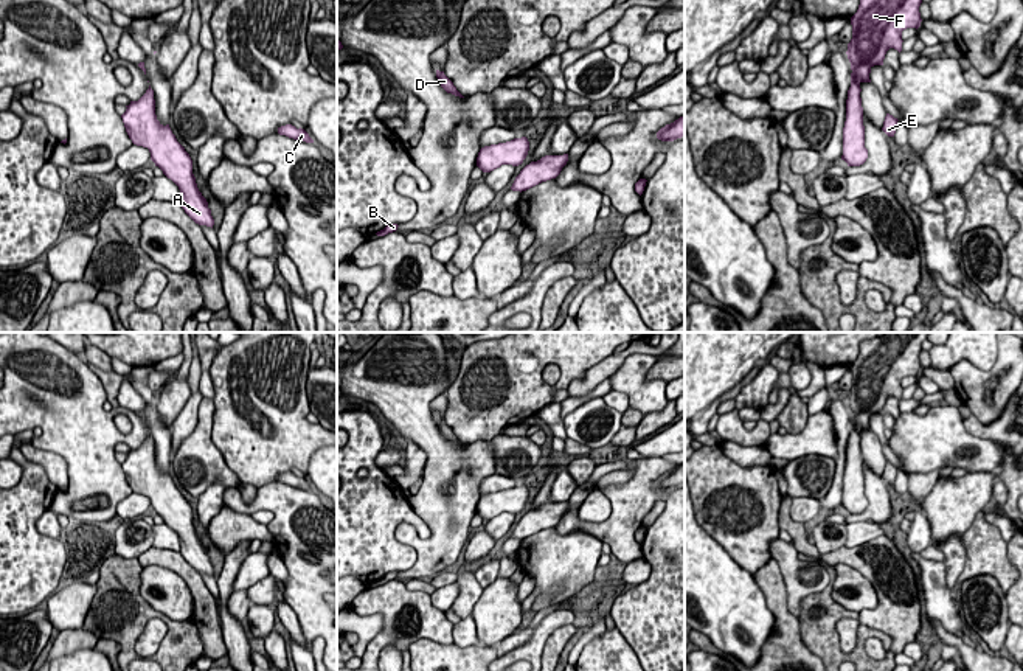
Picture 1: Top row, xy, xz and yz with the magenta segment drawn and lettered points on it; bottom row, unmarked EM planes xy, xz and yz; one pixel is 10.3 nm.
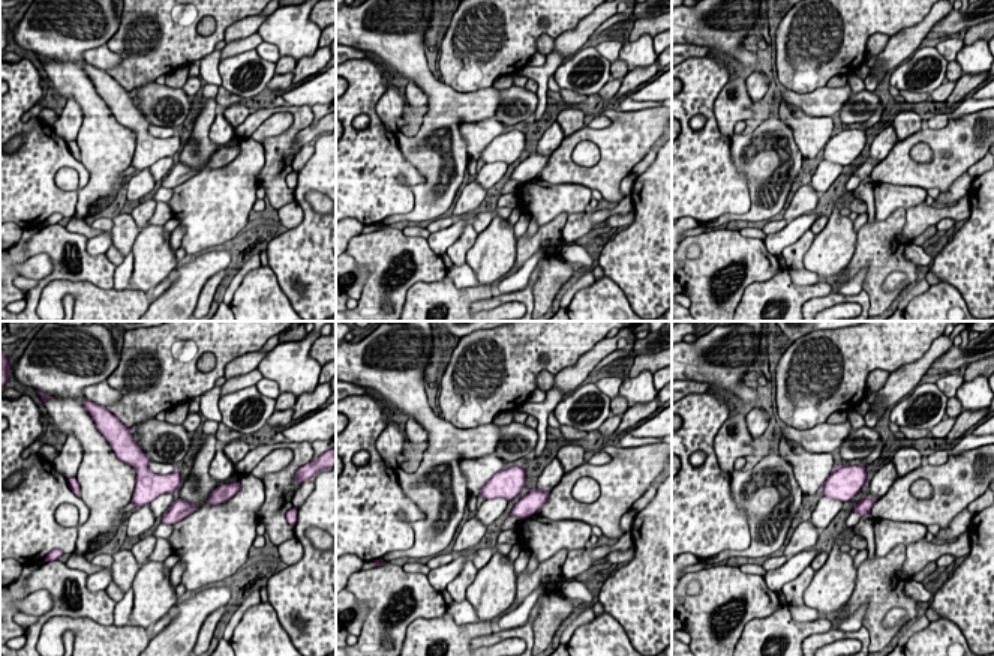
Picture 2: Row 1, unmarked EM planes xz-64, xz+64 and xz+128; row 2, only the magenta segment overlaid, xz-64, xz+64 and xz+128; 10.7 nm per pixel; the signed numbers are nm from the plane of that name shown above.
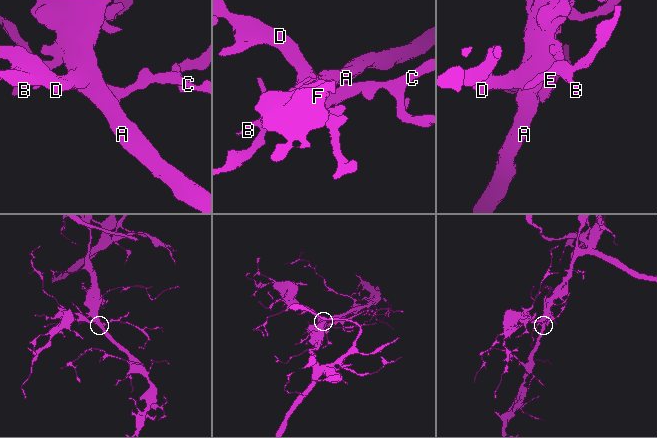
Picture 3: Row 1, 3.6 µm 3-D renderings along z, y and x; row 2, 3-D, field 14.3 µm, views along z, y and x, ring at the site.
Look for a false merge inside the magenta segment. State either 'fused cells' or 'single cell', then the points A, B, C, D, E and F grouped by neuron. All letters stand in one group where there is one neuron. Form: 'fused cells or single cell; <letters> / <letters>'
fused cells; A / B C D E F

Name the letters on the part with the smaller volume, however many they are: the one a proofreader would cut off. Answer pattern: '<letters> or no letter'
A

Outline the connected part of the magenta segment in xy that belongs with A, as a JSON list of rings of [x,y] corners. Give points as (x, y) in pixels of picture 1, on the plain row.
[[[154,463],[154,494],[149,497],[151,508],[180,537],[180,553],[185,561],[199,573],[211,575],[214,567],[206,547],[197,536],[192,522],[192,508],[185,495],[177,489],[169,472],[163,474]]]

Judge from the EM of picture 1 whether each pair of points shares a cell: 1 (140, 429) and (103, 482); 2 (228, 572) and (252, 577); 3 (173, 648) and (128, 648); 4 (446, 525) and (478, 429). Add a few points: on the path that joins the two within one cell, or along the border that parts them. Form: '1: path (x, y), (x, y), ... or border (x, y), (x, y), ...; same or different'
1: path (123, 438), (115, 438), (103, 451), (103, 465); same
2: border (250, 553), (244, 559), (232, 591); different
3: path (173, 628), (160, 615), (146, 615), (134, 628); same
4: border (488, 440), (475, 440), (464, 445); different

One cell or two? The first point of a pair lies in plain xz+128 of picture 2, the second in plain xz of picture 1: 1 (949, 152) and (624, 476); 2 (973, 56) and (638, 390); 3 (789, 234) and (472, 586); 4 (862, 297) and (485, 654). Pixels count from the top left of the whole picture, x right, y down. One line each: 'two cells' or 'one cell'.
1: two cells
2: one cell
3: two cells
4: two cells

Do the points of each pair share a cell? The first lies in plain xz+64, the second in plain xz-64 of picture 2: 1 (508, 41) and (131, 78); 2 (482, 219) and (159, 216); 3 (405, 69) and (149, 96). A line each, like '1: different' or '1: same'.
1: same
2: different
3: different

